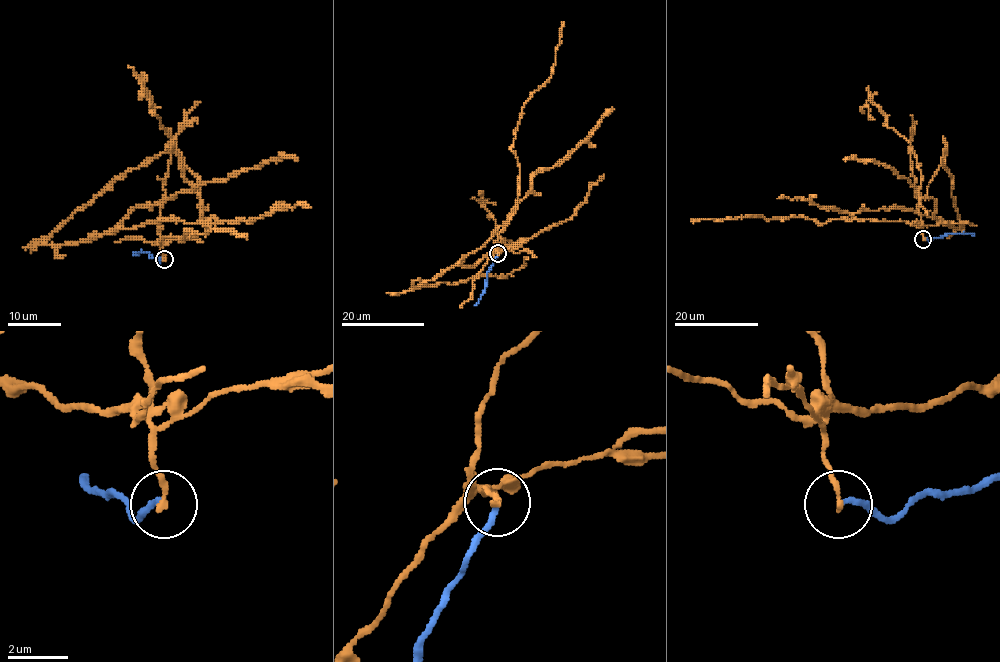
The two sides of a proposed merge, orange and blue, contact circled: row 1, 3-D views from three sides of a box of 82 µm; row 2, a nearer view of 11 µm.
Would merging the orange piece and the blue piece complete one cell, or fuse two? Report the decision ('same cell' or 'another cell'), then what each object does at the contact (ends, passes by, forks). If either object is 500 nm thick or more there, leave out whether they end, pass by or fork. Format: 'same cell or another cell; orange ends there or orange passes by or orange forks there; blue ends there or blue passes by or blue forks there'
another cell; orange ends there; blue ends there

